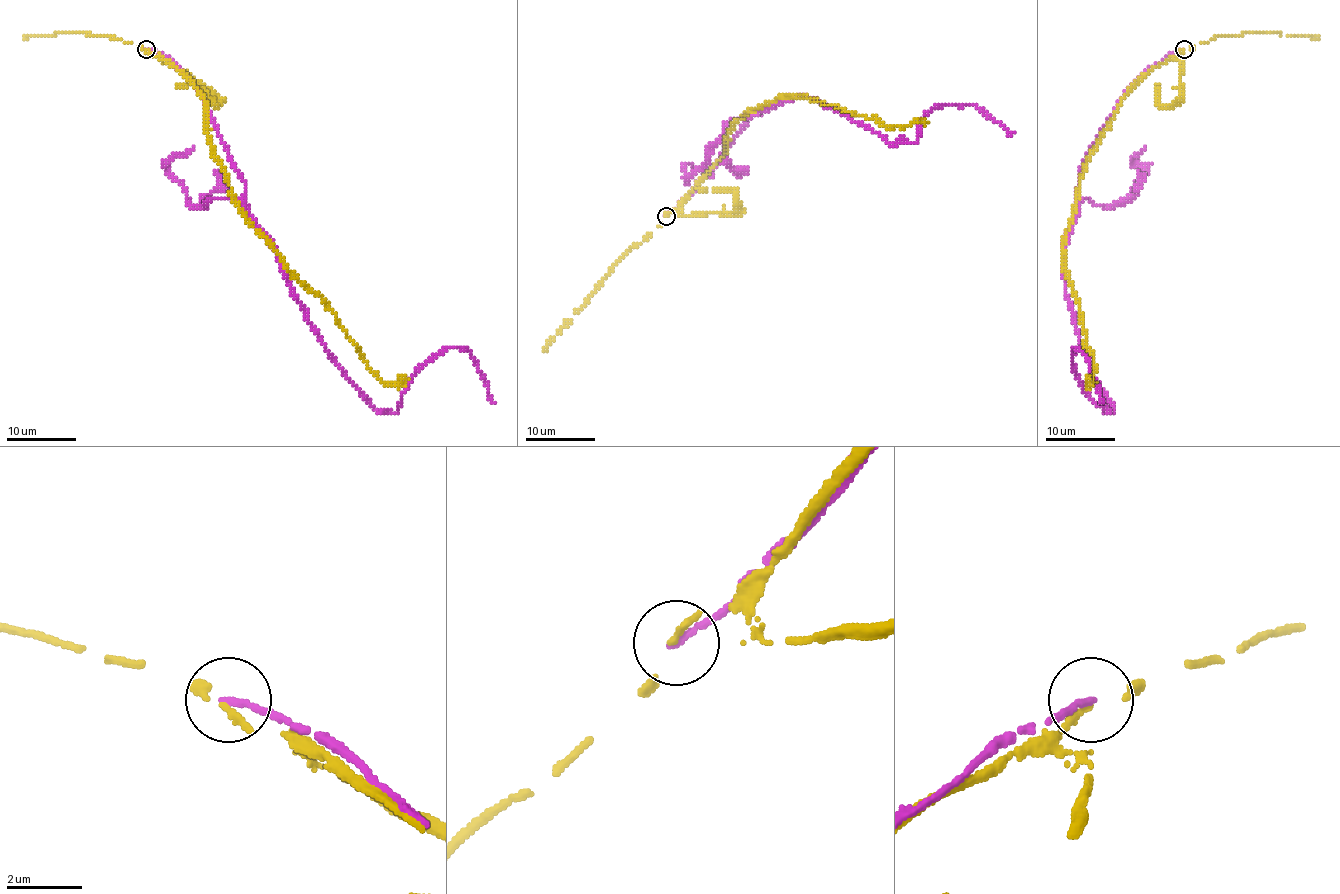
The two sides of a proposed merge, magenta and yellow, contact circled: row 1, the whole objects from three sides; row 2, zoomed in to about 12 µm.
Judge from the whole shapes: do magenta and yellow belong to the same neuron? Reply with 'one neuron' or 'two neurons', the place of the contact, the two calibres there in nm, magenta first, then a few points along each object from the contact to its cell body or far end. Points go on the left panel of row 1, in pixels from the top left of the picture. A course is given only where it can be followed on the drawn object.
two neurons | (146, 49) | 180/160 nm | magenta via (146, 48), (201, 92), (246, 215), (376, 411), (395, 412), (447, 348), (470, 353), (492, 404) | yellow via (146, 50), (201, 95), (212, 151), (245, 218), (323, 300), (385, 385), (397, 385), (402, 374)

